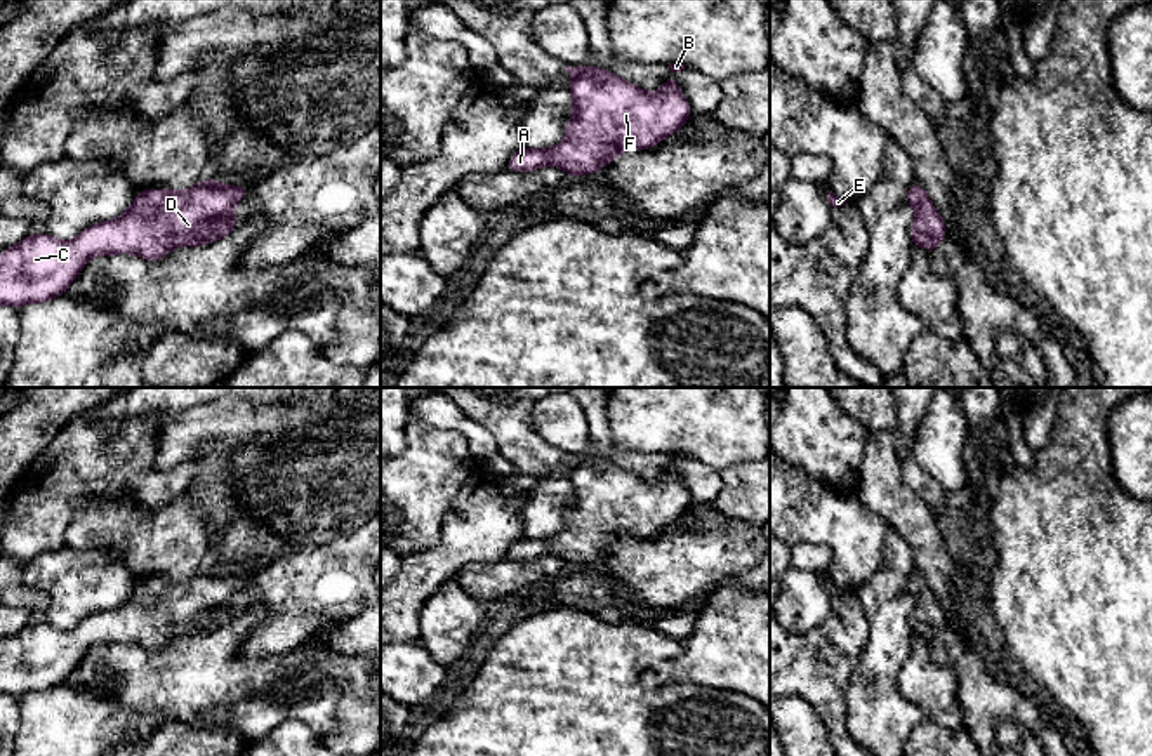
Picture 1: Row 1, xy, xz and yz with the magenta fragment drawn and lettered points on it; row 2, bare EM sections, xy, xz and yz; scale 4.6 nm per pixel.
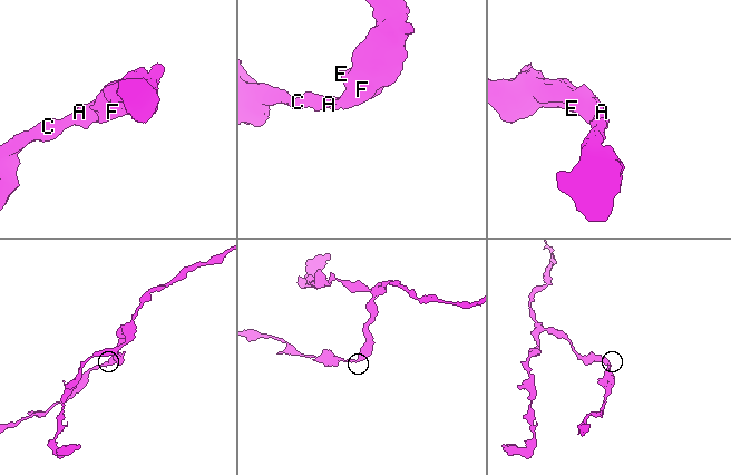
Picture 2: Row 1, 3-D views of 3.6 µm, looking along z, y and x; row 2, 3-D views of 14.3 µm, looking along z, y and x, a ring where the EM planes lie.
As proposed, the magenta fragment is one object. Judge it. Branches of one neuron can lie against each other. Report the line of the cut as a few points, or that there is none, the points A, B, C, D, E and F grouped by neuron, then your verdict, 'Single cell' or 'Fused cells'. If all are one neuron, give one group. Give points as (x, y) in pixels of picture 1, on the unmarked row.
No split. Groups: A B C D E F. Single cell

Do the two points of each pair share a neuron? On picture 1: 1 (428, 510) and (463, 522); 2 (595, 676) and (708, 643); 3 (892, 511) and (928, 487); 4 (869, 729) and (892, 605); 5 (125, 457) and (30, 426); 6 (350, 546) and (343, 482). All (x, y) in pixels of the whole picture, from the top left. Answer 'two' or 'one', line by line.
1: two
2: two
3: two
4: one
5: two
6: two

